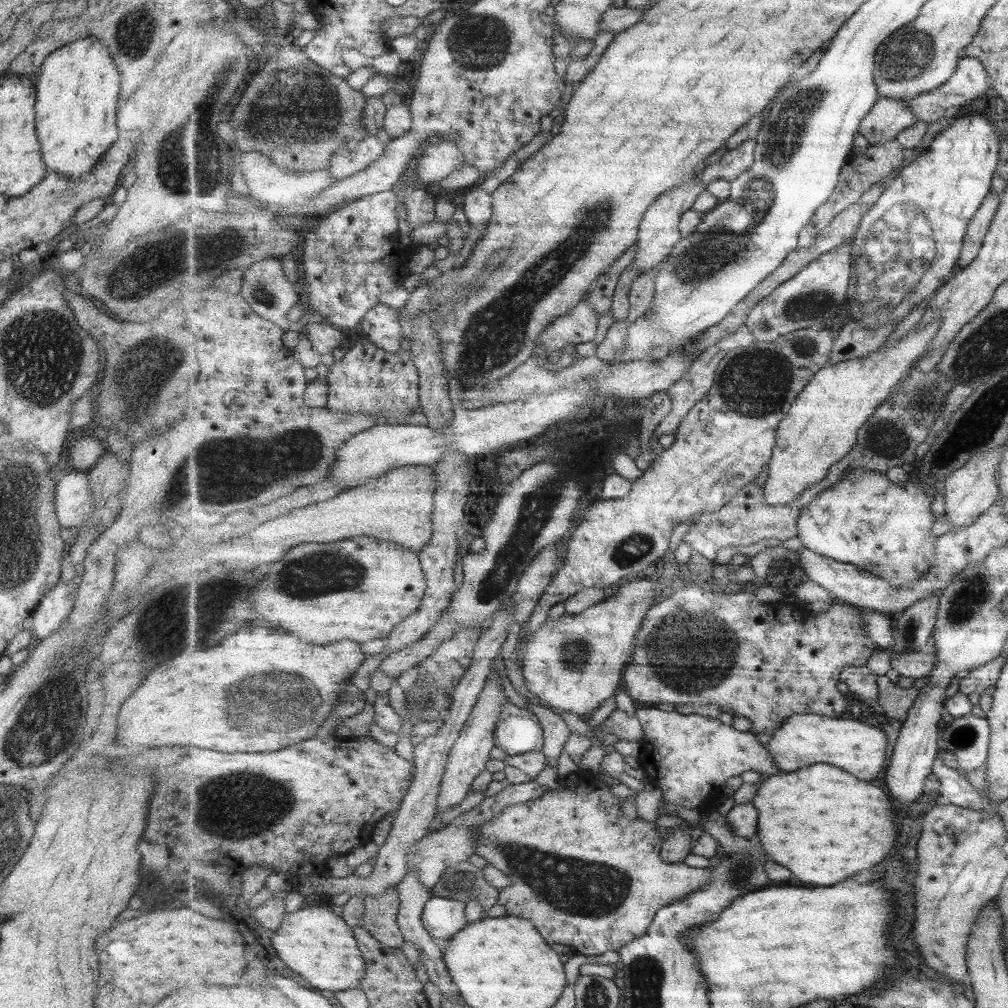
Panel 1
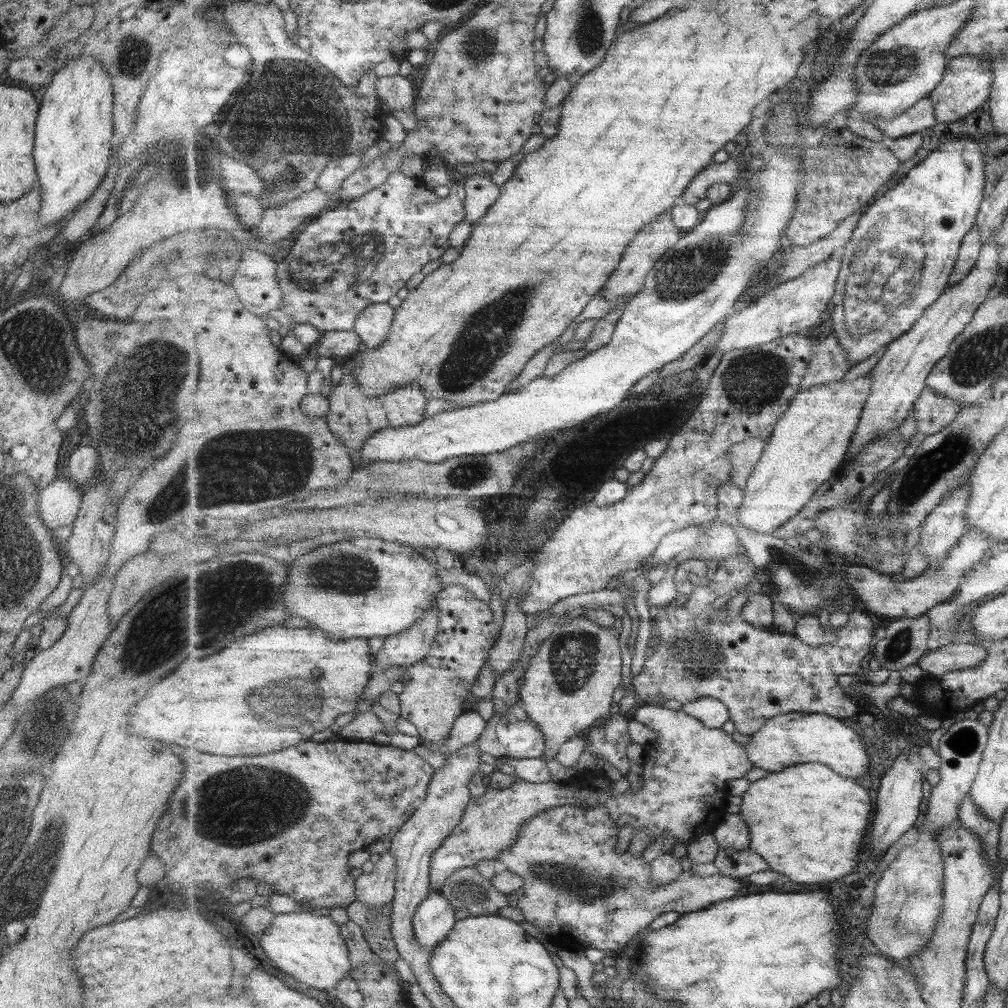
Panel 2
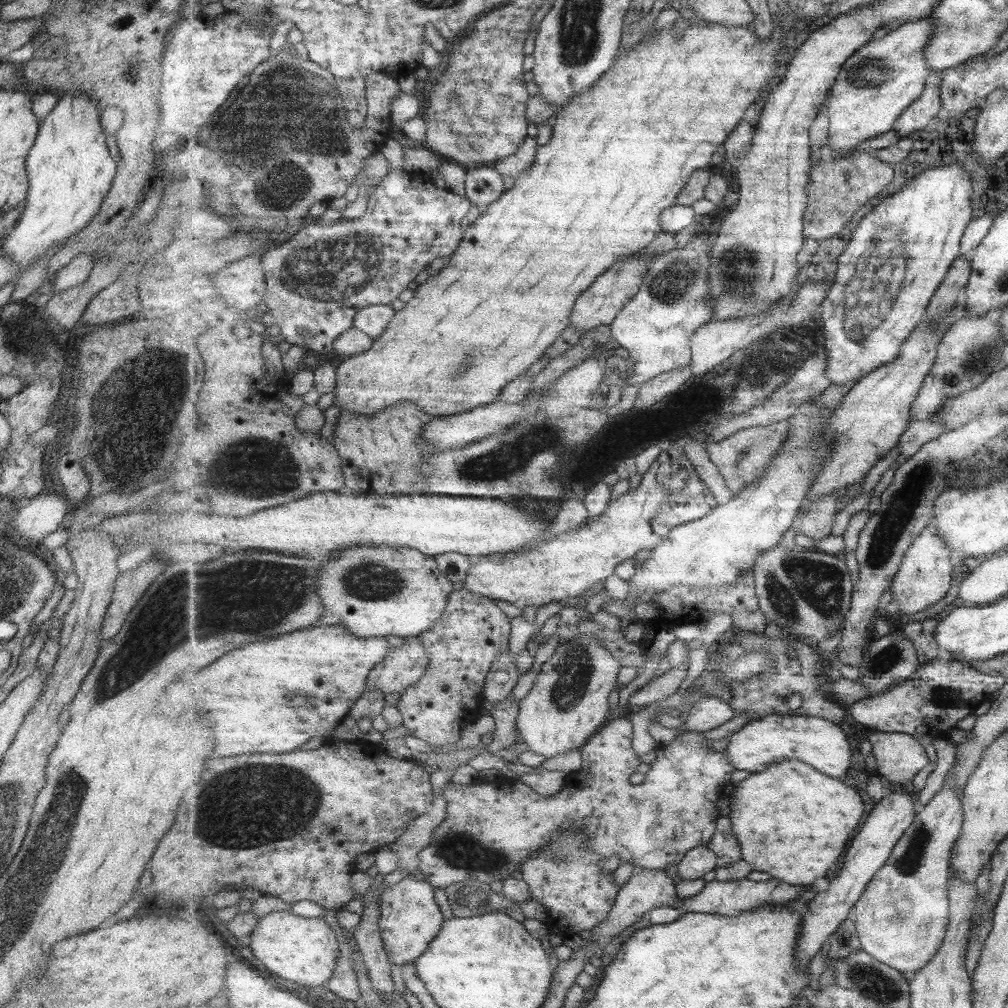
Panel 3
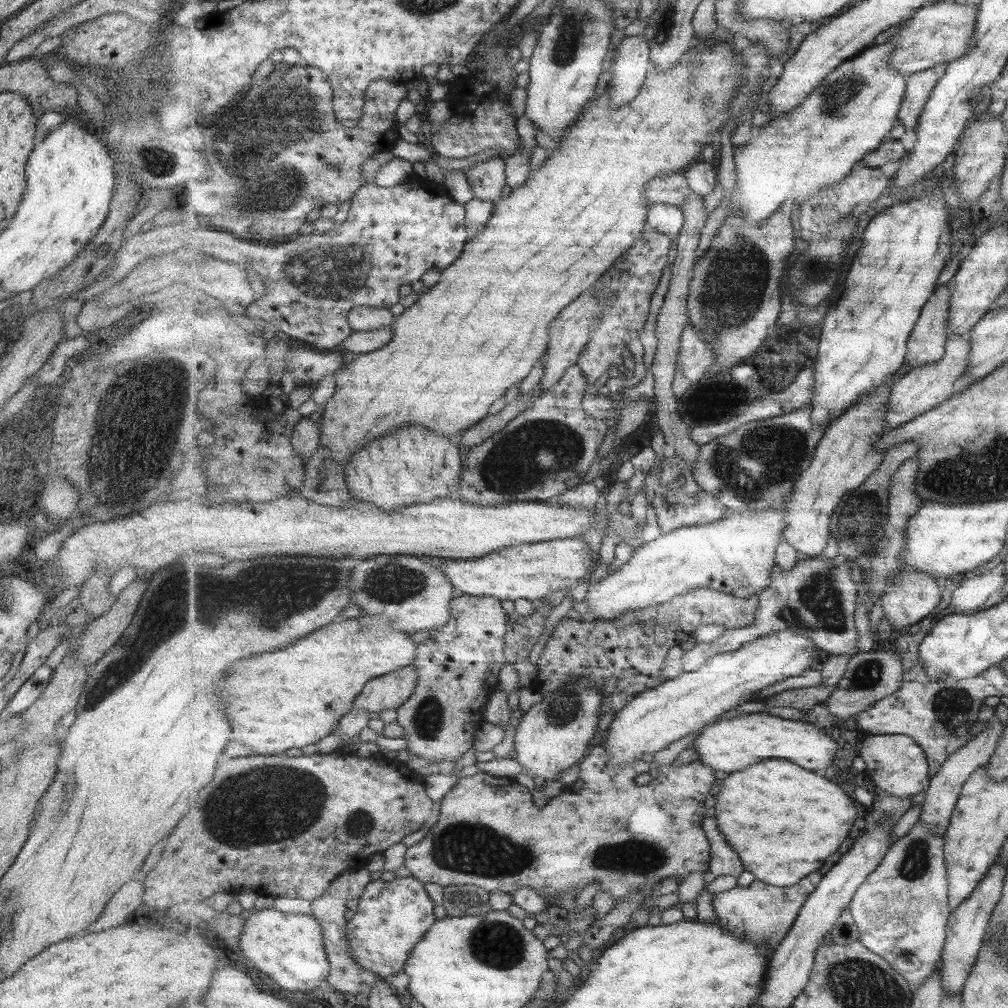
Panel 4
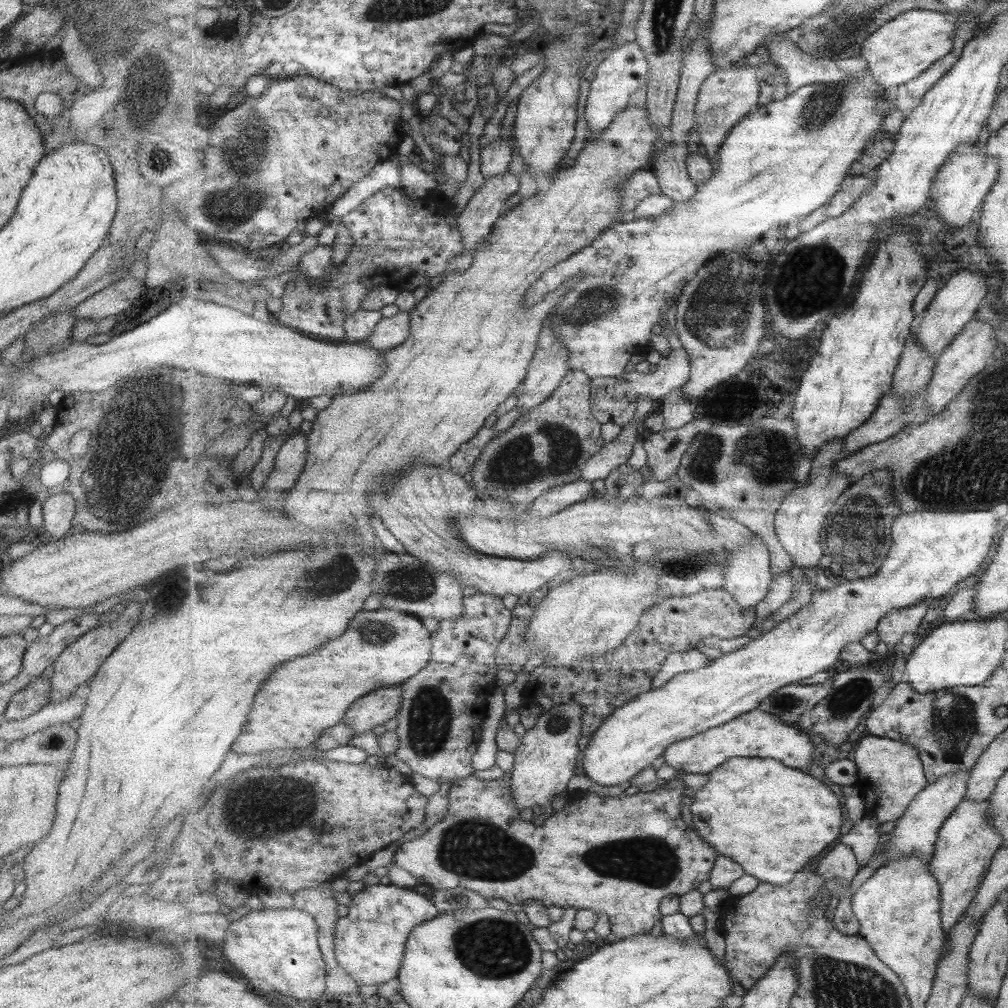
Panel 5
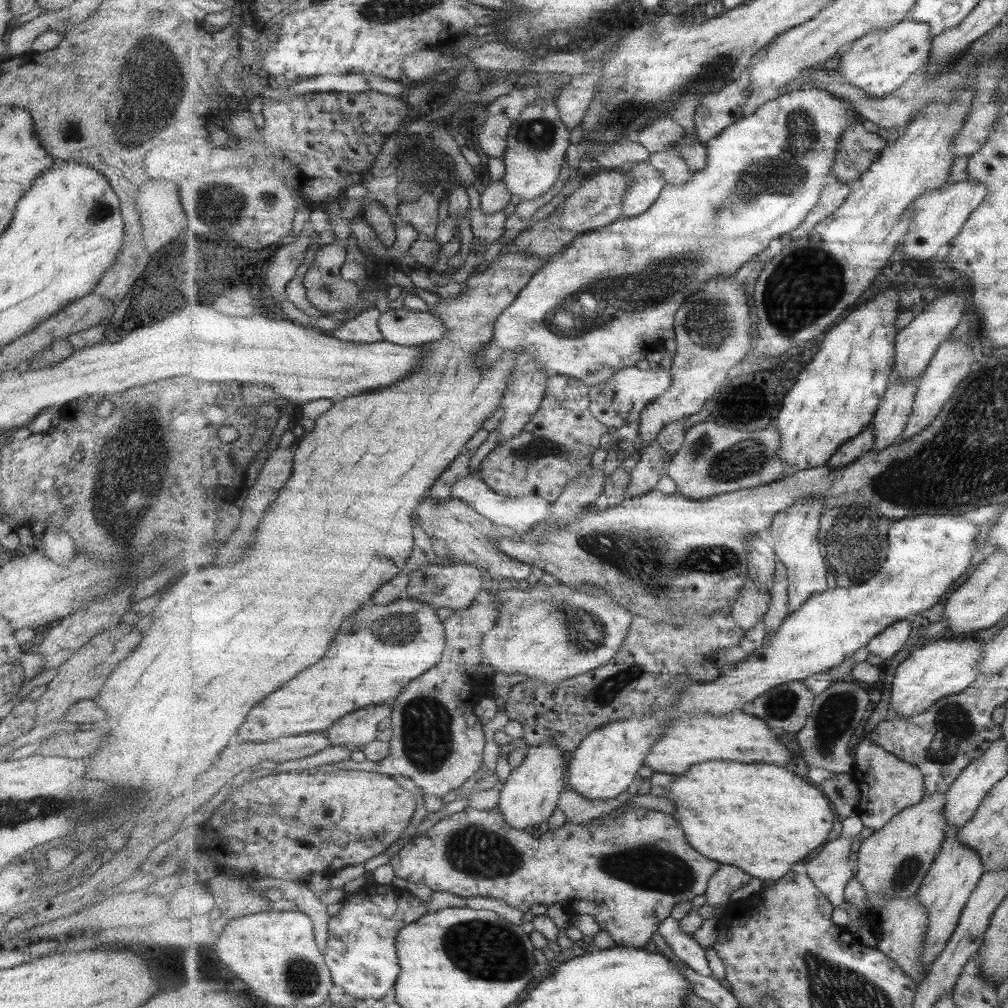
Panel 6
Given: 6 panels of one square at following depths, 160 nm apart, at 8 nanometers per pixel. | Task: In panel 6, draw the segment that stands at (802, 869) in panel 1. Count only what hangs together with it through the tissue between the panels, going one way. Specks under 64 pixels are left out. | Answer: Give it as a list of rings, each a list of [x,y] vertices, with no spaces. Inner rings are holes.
[[[739,761],[703,762],[691,766],[687,776],[677,776],[679,782],[671,784],[671,798],[677,804],[677,820],[685,826],[687,840],[705,856],[717,862],[739,866],[747,874],[763,880],[778,881],[791,872],[791,866],[805,860],[821,844],[825,845],[835,824],[835,812],[825,794],[775,764],[741,764]]]

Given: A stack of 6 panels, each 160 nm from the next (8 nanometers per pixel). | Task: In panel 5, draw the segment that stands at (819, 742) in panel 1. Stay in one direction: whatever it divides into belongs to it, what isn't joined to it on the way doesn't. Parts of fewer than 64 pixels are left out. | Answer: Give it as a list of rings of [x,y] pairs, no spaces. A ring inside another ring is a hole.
[[[759,708],[743,713],[727,724],[672,744],[663,754],[665,764],[681,772],[706,775],[715,772],[732,757],[772,758],[783,760],[783,764],[791,764],[791,768],[809,768],[815,760],[815,746],[809,733],[798,724],[782,721],[778,716]]]

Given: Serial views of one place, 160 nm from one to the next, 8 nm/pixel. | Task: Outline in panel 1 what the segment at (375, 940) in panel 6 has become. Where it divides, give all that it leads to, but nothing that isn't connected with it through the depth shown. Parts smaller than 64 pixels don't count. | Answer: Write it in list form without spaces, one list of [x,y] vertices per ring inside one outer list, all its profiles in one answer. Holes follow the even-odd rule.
[[[435,896],[426,904],[423,926],[435,940],[444,944],[463,931],[467,922],[467,904],[463,901]]]

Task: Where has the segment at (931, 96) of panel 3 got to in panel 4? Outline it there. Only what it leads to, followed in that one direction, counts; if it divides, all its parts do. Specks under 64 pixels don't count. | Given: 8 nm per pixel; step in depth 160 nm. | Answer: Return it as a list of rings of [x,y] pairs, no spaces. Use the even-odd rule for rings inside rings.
[[[939,64],[929,70],[909,75],[905,100],[903,100],[902,110],[898,113],[898,118],[907,131],[915,130],[919,126],[931,94],[947,69],[948,64]]]

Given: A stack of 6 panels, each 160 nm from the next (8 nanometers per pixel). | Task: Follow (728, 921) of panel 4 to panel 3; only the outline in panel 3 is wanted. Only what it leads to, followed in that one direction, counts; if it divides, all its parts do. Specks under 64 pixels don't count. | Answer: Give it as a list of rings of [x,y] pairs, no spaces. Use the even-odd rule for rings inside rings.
[[[748,878],[727,882],[713,880],[706,883],[696,895],[679,899],[676,908],[683,914],[700,912],[703,914],[733,915],[750,911],[751,908],[756,909],[757,906],[765,906],[765,904],[789,906],[789,902],[799,898],[799,894],[803,890],[805,890],[803,886],[791,886],[791,884],[785,884],[783,880],[771,880],[771,882],[753,881]]]

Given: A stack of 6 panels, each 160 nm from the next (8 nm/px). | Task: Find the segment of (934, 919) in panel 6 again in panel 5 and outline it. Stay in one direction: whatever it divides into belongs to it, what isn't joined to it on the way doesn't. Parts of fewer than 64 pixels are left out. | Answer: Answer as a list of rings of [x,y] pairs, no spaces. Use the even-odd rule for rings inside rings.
[[[965,798],[940,830],[936,851],[929,864],[942,884],[942,925],[946,937],[951,934],[951,930],[961,920],[961,916],[967,912],[976,899],[986,879],[985,876],[990,871],[994,852],[1002,844],[1002,836],[992,825],[988,815],[990,808],[989,799],[976,803]]]

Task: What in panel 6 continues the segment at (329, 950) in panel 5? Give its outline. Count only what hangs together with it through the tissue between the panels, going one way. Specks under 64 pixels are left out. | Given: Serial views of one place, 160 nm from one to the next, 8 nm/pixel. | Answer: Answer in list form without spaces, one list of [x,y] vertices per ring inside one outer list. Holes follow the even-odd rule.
[[[283,880],[278,888],[283,893],[283,898],[293,902],[298,910],[313,920],[317,945],[324,954],[329,941],[329,923],[332,918],[327,912],[327,904],[323,904],[316,892],[302,882]]]

